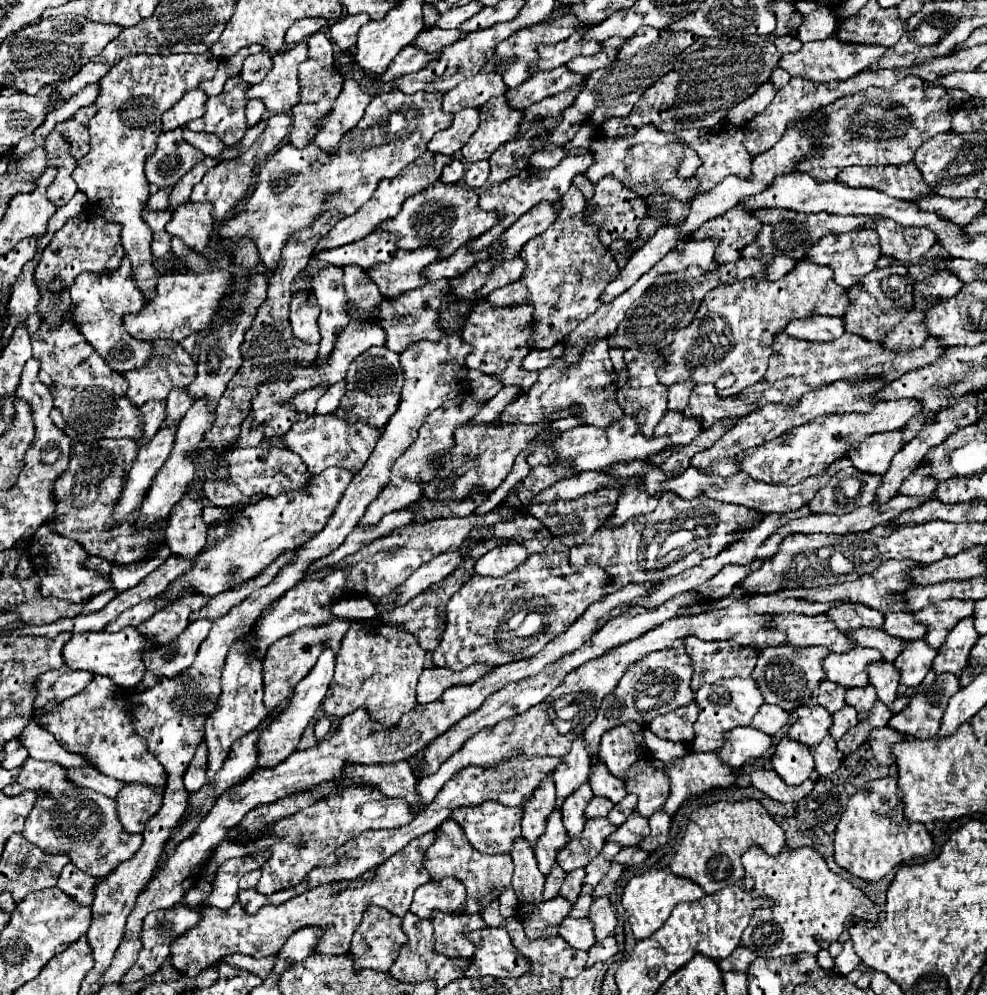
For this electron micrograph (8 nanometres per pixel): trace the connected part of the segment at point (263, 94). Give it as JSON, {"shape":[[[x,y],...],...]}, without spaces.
{"shape":[[[301,42],[293,50],[273,56],[273,68],[263,82],[247,90],[247,98],[261,98],[271,114],[289,112],[299,102],[297,68],[307,58],[307,44]]]}

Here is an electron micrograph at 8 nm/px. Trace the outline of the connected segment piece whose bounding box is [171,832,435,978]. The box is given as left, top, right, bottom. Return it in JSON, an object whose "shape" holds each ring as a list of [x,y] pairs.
{"shape":[[[429,832],[429,834],[419,836],[413,842],[409,842],[405,850],[397,852],[395,856],[385,860],[385,864],[379,866],[377,876],[371,882],[353,880],[339,894],[333,894],[333,888],[337,886],[335,882],[323,884],[321,888],[313,888],[297,898],[291,898],[285,904],[265,906],[255,916],[249,916],[241,908],[239,902],[233,904],[233,908],[229,908],[229,910],[219,910],[219,908],[203,904],[209,898],[211,882],[199,880],[193,888],[189,888],[189,892],[185,892],[183,904],[197,908],[201,912],[201,920],[197,922],[197,926],[189,928],[189,932],[185,932],[173,940],[171,964],[181,974],[193,978],[203,968],[209,968],[209,964],[215,964],[217,960],[221,960],[221,956],[229,956],[229,954],[237,954],[237,952],[249,954],[253,958],[275,956],[281,950],[281,944],[285,944],[285,940],[297,928],[305,928],[305,926],[323,926],[327,930],[325,936],[321,936],[321,944],[317,944],[317,954],[329,954],[329,956],[347,954],[349,944],[351,944],[351,936],[353,936],[357,924],[361,922],[361,916],[369,904],[383,906],[401,918],[405,916],[405,912],[409,912],[415,888],[429,882],[429,872],[421,870],[421,868],[423,868],[423,854],[433,844],[433,840],[435,840],[435,834]]]}

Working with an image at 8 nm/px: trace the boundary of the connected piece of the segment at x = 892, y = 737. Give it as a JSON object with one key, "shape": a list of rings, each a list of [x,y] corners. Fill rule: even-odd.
{"shape":[[[885,726],[885,728],[877,728],[869,734],[869,746],[875,754],[875,760],[879,764],[885,764],[885,766],[891,766],[895,760],[893,760],[893,754],[891,754],[891,746],[895,742],[903,740],[903,734]]]}

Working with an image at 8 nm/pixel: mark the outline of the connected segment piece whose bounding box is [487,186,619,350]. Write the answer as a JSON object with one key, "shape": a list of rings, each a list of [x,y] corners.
{"shape":[[[571,186],[569,192],[555,202],[555,222],[545,232],[529,240],[529,244],[525,244],[521,258],[527,266],[521,280],[493,290],[487,296],[487,302],[493,304],[493,308],[517,304],[533,306],[533,334],[529,338],[531,348],[551,348],[569,332],[573,332],[577,324],[581,324],[601,306],[601,296],[607,284],[619,274],[613,254],[597,238],[597,228],[583,222],[585,206],[585,196]]]}

